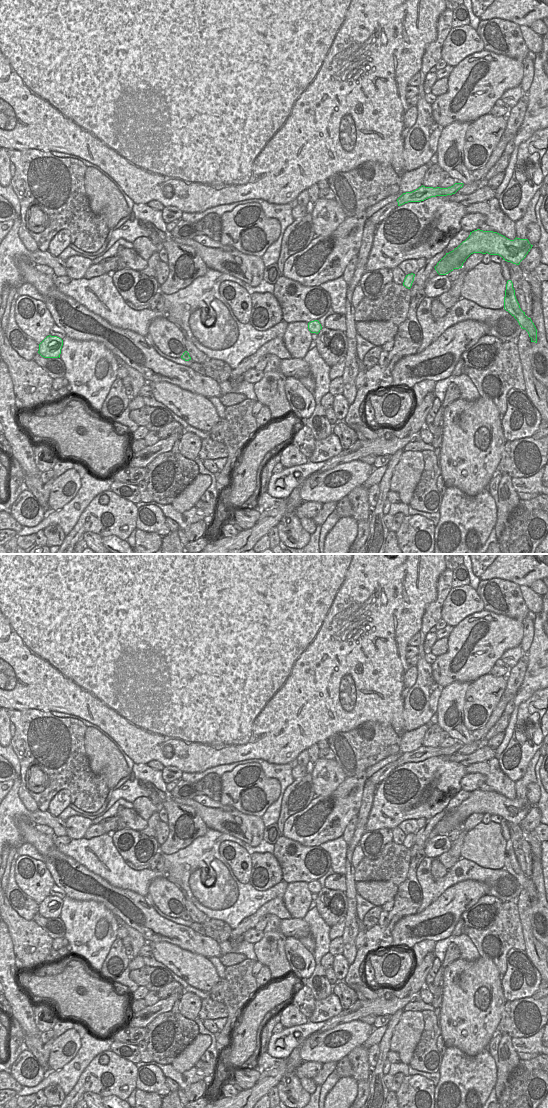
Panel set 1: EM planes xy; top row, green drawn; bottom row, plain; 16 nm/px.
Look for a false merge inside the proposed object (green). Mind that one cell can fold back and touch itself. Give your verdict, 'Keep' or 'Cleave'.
Keep

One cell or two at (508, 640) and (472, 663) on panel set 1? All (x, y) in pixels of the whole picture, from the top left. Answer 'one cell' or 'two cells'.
one cell

